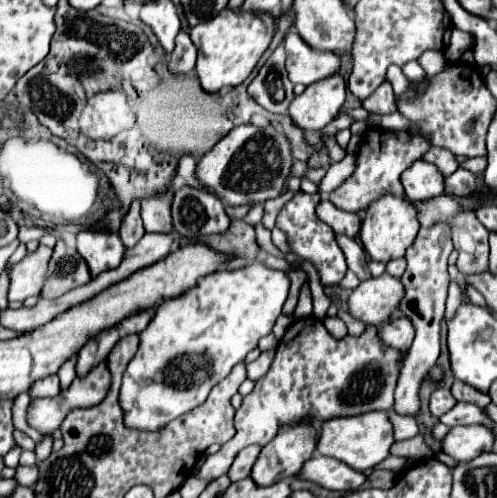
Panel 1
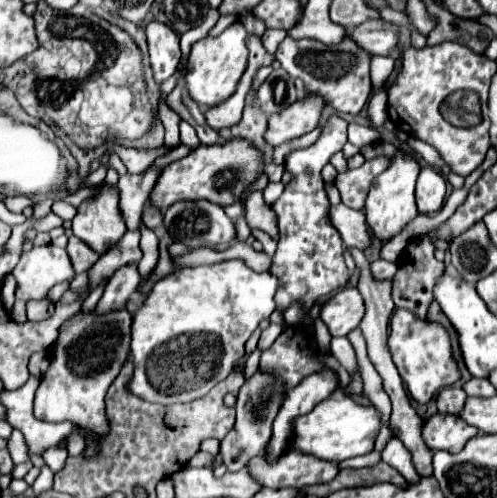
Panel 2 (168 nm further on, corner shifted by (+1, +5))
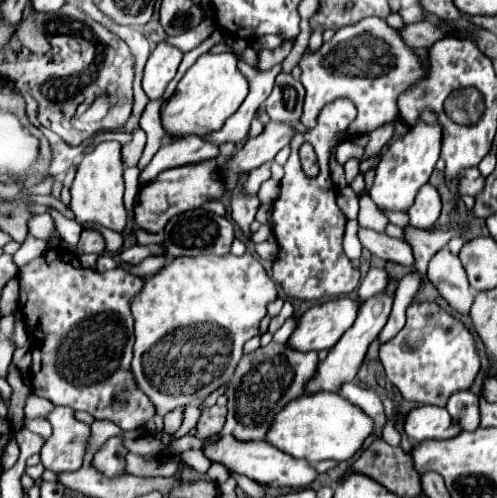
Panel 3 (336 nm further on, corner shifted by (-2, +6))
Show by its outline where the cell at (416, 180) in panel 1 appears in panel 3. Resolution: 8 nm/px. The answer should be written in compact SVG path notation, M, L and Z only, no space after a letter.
M423 185L423 189L417 193L413 207L407 209L409 223L419 229L429 229L435 225L441 211L441 197L433 185Z

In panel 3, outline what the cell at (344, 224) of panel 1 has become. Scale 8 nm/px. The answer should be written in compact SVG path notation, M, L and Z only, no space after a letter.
M359 229L359 241L365 249L369 249L373 255L377 255L385 261L395 261L409 269L413 269L413 265L415 265L413 251L405 241L393 239L385 233L377 233L373 229Z

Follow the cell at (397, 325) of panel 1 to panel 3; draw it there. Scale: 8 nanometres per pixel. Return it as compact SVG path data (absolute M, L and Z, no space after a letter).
M411 303L407 307L407 323L397 337L379 349L387 381L399 389L401 397L419 405L445 407L447 399L473 385L481 361L471 331L451 317L437 303Z

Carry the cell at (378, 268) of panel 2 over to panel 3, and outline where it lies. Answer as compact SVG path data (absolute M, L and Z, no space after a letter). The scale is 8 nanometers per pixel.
M369 269L369 273L359 283L359 289L357 289L359 301L365 301L365 299L373 297L373 293L383 291L385 287L387 287L387 273L383 269Z

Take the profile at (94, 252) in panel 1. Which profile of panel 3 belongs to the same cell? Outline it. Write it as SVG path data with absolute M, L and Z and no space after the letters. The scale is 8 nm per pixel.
M101 141L87 153L77 165L75 179L71 183L71 203L69 207L75 213L79 223L99 223L113 231L123 231L127 223L127 211L123 205L123 169L125 161L121 157L121 143L117 141Z

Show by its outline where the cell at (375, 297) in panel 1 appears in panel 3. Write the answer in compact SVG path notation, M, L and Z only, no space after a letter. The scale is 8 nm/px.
M339 297L313 305L297 319L297 327L289 335L287 345L295 351L331 349L349 329L349 325L353 325L357 309L359 301L351 297Z

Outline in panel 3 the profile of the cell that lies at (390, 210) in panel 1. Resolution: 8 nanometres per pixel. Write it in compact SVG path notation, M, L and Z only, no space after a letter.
M423 111L417 123L409 127L405 137L387 149L387 153L383 155L381 163L375 169L373 187L369 189L371 199L379 205L381 211L407 211L413 205L417 191L429 181L435 163L439 161L441 137L443 137L441 133L443 131L437 115L431 111Z

